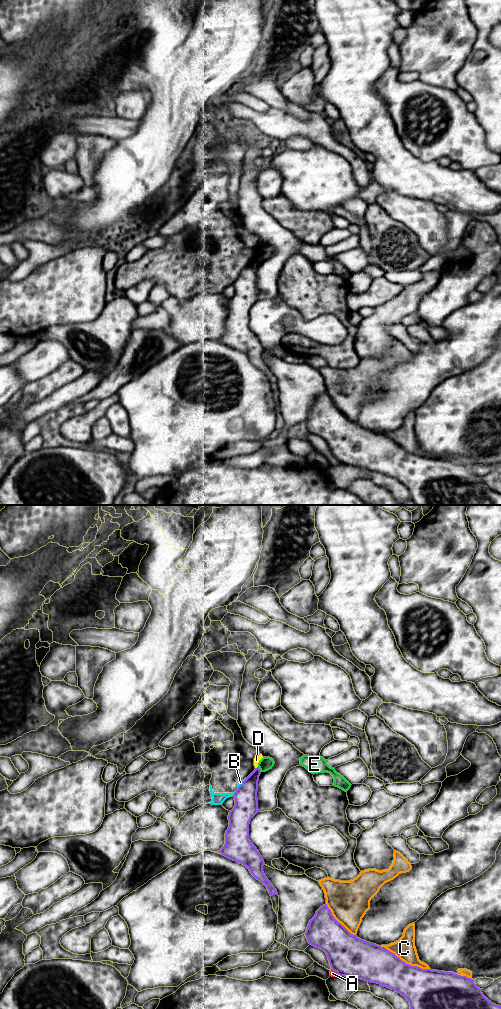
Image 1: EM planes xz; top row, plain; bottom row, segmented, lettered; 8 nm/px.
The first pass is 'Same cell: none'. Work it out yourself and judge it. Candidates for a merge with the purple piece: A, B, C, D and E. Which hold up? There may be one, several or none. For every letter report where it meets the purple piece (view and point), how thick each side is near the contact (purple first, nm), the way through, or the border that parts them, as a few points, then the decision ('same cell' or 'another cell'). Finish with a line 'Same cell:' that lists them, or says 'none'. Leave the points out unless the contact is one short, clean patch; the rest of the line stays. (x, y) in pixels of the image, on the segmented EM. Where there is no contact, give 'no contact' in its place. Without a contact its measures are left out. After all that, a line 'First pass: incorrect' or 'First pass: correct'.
A: contact xz (335, 971); calibres 320 and 50 nm; another cell
B: contact xz (234, 793); calibres 190 and 100 nm; border xz (236, 791), (232, 795); another cell
C: contact xz (404, 962); calibres 300 and 170 nm; another cell
D: contact xz (257, 767); calibres 180 and 50 nm; border xz (257, 766), (255, 768); another cell
E: contact xz (259, 769); calibres 180 and 110 nm; border xz (258, 766), (261, 771); another cell
Same cell: none
First pass: correct

